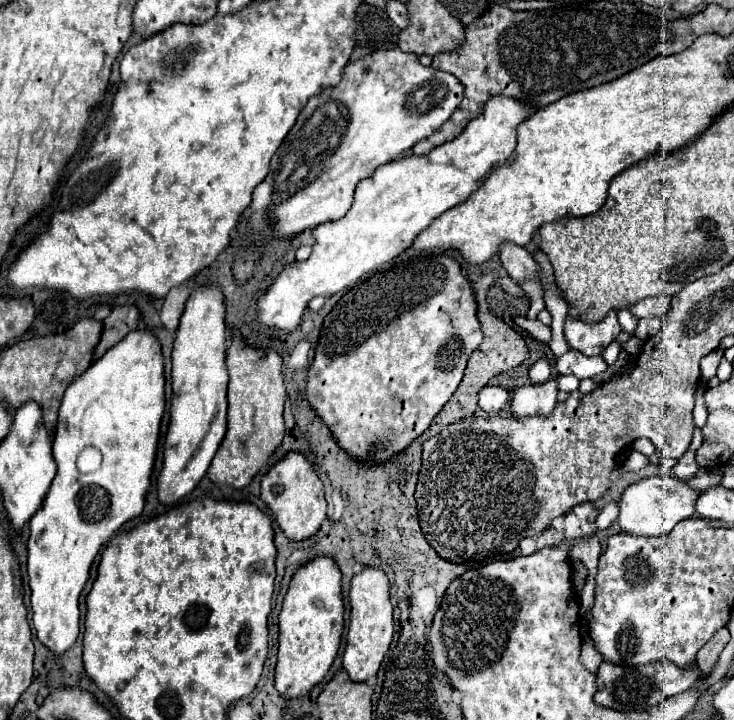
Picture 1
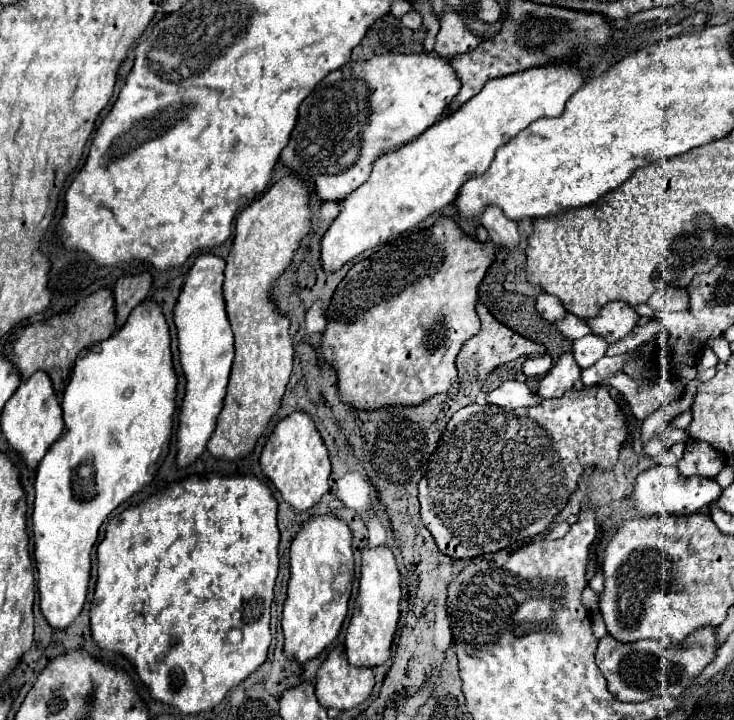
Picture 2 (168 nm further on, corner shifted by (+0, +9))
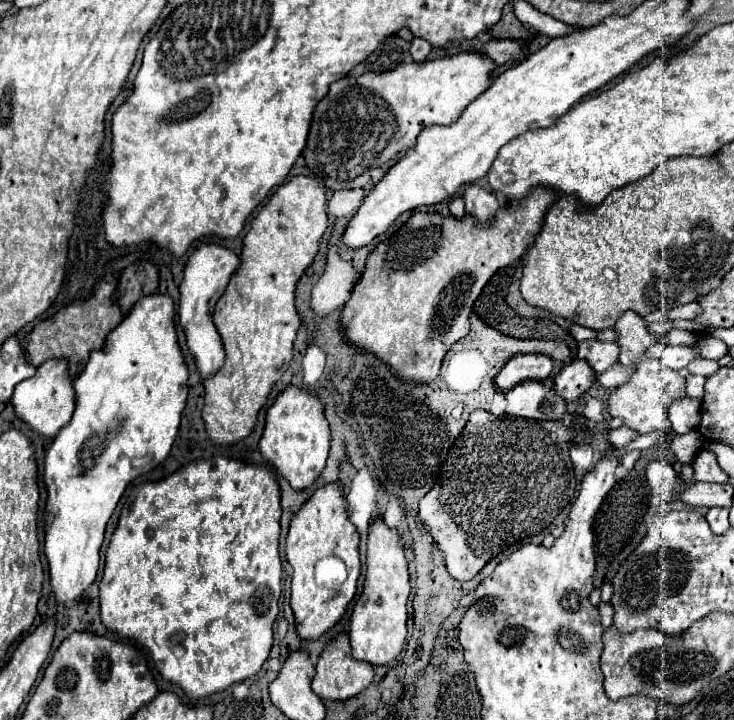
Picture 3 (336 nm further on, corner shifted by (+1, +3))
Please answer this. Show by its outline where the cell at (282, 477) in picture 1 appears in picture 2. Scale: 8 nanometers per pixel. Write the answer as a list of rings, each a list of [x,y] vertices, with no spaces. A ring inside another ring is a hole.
[[[294,411],[276,423],[262,449],[260,465],[264,475],[276,485],[276,489],[294,507],[294,511],[310,509],[328,491],[328,477],[332,471],[330,457],[316,429],[316,423],[308,413]]]

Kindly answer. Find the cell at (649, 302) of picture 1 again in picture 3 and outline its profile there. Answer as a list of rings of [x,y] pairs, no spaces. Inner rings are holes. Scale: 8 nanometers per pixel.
[[[697,303],[679,305],[679,307],[673,307],[671,311],[667,311],[669,319],[695,319],[699,313],[701,313],[701,309]]]

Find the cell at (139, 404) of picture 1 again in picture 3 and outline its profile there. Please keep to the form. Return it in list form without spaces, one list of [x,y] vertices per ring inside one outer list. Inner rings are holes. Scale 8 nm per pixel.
[[[153,293],[151,297],[143,297],[143,301],[139,301],[139,305],[135,305],[135,309],[131,309],[131,313],[107,335],[105,345],[99,351],[93,351],[89,355],[89,361],[85,365],[85,369],[79,373],[79,377],[73,381],[73,389],[75,389],[75,411],[73,417],[69,421],[69,425],[65,425],[59,435],[55,437],[55,441],[49,445],[47,453],[45,453],[45,471],[43,471],[43,483],[45,483],[45,491],[47,491],[47,503],[45,503],[45,557],[49,563],[49,583],[51,583],[51,593],[55,595],[55,601],[59,605],[65,605],[69,601],[77,601],[83,591],[95,581],[97,569],[99,569],[99,549],[103,545],[103,535],[105,535],[105,525],[111,519],[123,491],[127,489],[127,485],[137,479],[141,473],[145,471],[153,471],[157,465],[161,465],[165,461],[165,457],[171,451],[171,445],[177,437],[177,429],[179,429],[179,421],[181,421],[181,413],[185,409],[185,401],[187,401],[187,365],[183,361],[183,355],[179,351],[177,345],[177,333],[175,333],[175,325],[173,325],[173,299],[167,295],[159,295]]]

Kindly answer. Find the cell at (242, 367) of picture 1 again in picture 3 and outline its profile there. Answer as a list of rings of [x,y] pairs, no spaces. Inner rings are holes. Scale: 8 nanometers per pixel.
[[[295,175],[275,189],[269,201],[253,217],[251,227],[243,239],[241,265],[233,273],[223,297],[215,305],[213,321],[223,337],[227,361],[219,373],[205,381],[205,407],[201,411],[205,431],[215,445],[233,445],[251,435],[261,407],[267,403],[271,389],[281,377],[281,369],[293,359],[293,341],[301,327],[295,309],[295,285],[303,271],[311,265],[319,249],[319,239],[327,231],[327,193],[323,189],[323,183],[305,175]]]

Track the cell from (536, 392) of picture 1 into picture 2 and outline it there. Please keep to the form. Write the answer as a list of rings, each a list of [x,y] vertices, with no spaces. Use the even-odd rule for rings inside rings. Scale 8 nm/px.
[[[564,353],[558,363],[540,379],[538,385],[538,395],[542,399],[554,399],[564,395],[568,389],[574,387],[574,383],[580,379],[580,365],[576,363],[573,354]]]

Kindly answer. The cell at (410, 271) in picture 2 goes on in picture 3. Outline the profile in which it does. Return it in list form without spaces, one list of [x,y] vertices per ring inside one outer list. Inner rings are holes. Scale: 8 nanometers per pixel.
[[[533,189],[527,201],[505,207],[495,225],[475,225],[471,217],[459,221],[455,217],[443,217],[441,213],[415,213],[405,227],[381,241],[369,253],[361,277],[341,311],[339,327],[347,343],[355,345],[357,351],[365,349],[365,353],[387,365],[401,381],[415,385],[431,383],[439,375],[443,357],[451,345],[469,335],[469,315],[481,289],[499,267],[507,267],[525,255],[539,233],[545,211],[553,199],[555,193]]]

